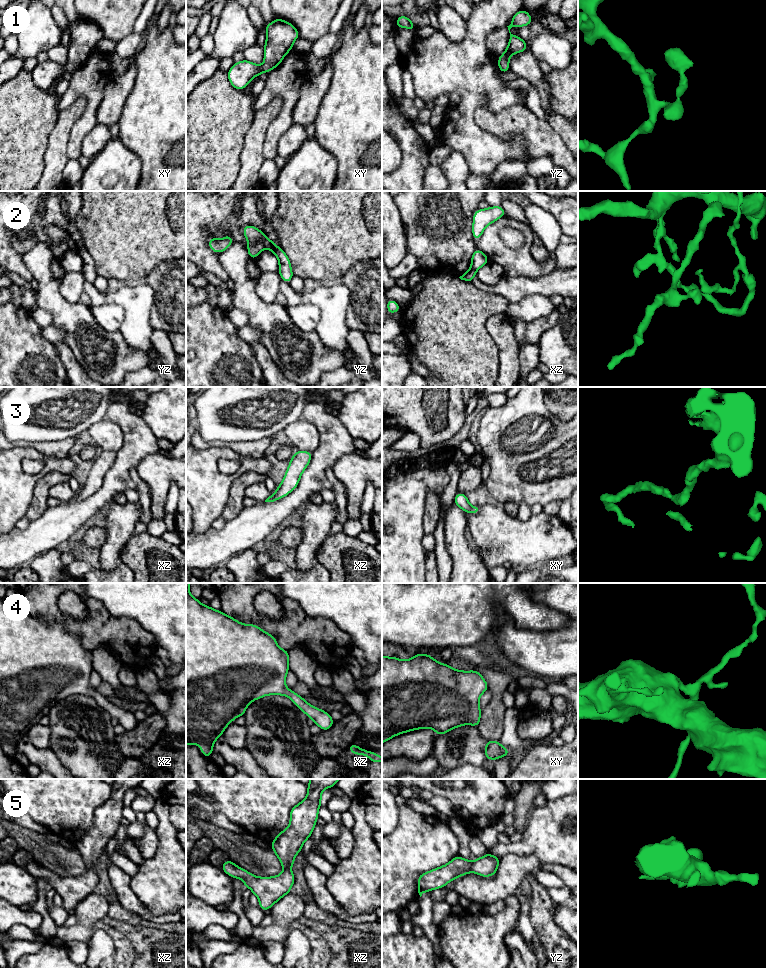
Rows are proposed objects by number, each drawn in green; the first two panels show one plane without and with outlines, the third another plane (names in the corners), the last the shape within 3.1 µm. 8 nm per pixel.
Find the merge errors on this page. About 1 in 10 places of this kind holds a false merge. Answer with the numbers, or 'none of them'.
2

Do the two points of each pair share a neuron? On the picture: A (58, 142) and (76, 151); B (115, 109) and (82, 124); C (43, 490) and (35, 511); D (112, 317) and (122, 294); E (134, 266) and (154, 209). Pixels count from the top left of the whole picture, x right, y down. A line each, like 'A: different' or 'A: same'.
A: different
B: different
C: same
D: different
E: same

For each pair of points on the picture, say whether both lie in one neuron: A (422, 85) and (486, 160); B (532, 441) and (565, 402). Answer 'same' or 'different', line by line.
A: same
B: different

